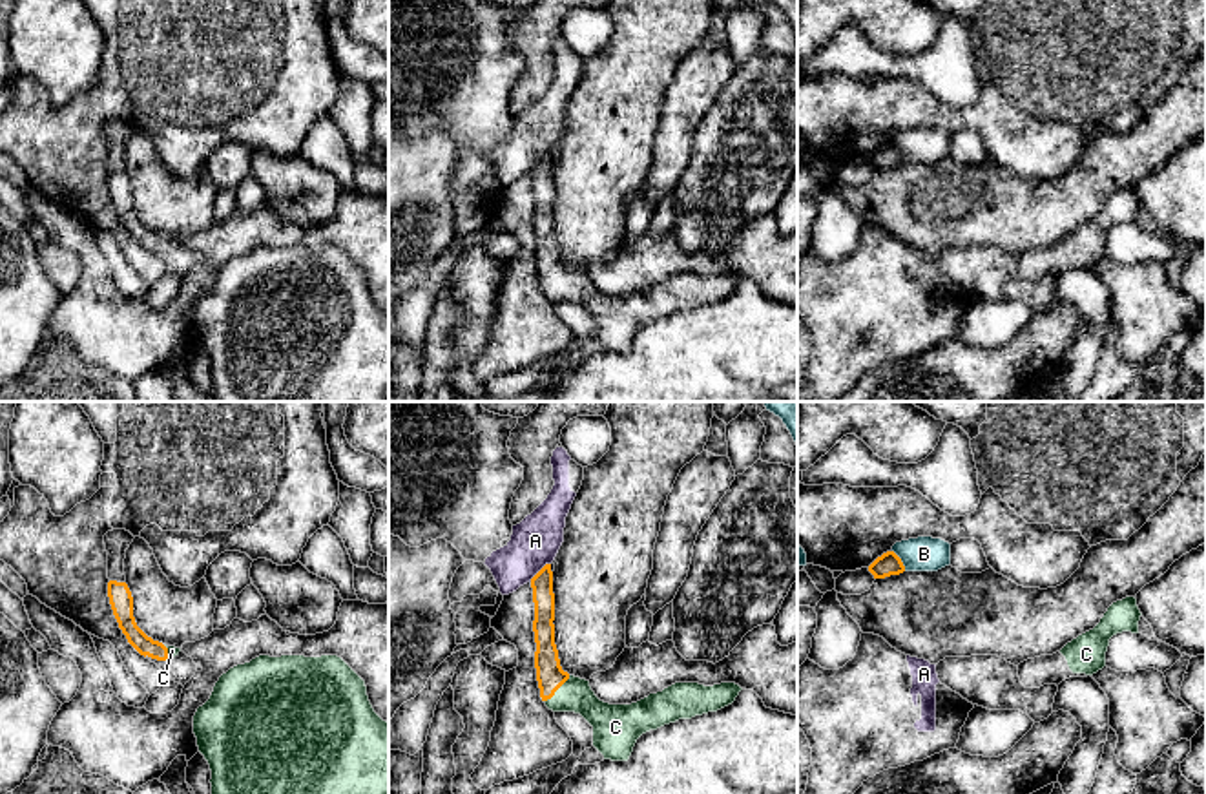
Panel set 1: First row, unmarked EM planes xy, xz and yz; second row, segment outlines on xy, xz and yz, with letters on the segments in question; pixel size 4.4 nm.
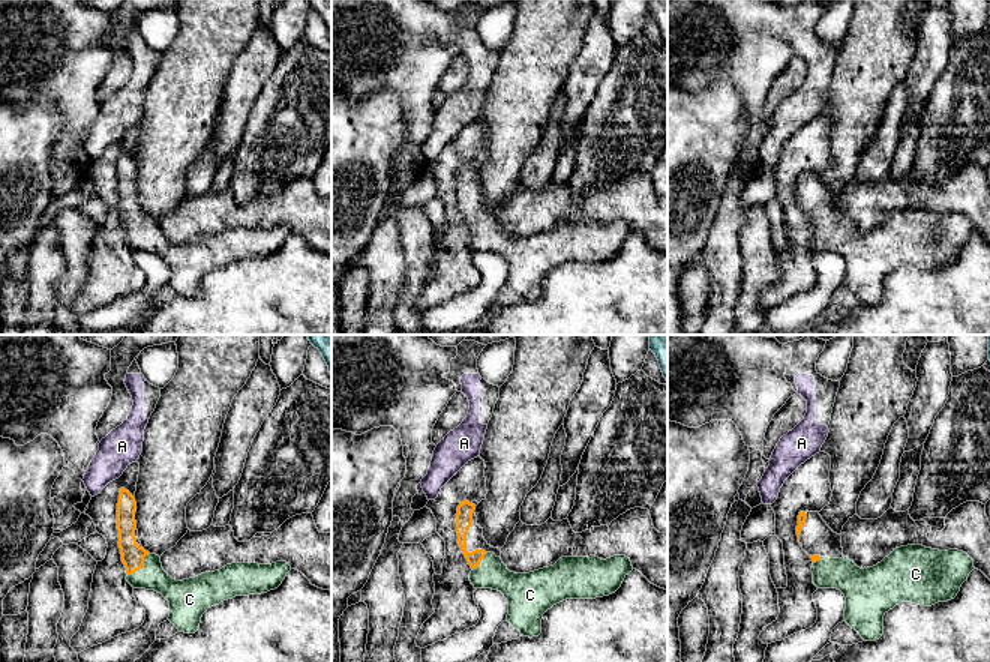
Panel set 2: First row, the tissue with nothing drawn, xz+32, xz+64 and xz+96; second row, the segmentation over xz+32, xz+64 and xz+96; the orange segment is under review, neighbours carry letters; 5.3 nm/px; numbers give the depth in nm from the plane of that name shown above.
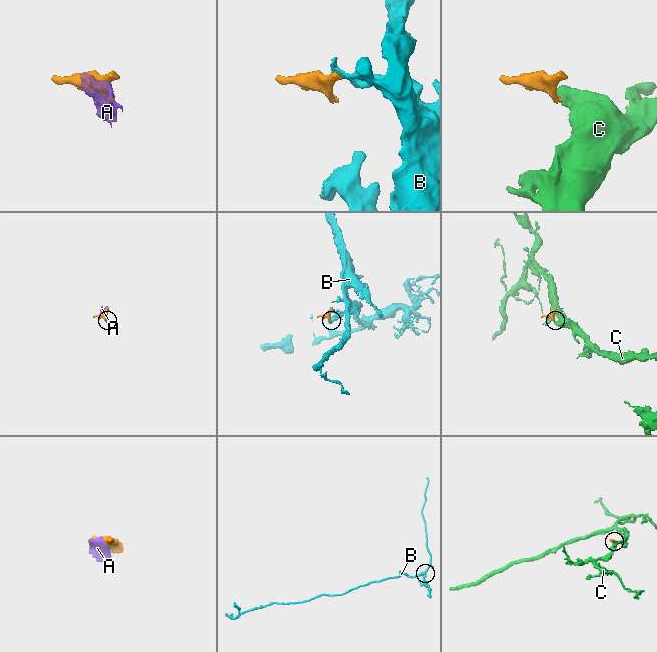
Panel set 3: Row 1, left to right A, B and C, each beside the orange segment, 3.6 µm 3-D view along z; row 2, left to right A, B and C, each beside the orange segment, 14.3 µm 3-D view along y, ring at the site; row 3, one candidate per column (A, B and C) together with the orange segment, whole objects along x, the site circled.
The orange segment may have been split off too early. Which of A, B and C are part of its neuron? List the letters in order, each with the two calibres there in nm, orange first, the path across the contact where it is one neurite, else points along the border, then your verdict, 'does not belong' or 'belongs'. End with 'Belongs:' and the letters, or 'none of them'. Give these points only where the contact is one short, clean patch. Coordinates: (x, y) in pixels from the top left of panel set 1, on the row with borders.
A: 100/220 nm | does not belong
B: 100/160 nm | along yz (893, 550), (905, 570) | does not belong
C: 120/150 nm | belongs
Belongs: C

